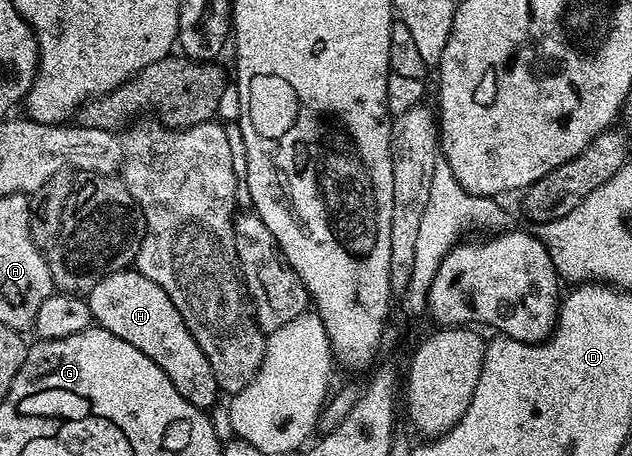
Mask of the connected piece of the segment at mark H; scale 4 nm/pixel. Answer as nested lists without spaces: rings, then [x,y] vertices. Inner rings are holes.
[[[128,268],[105,276],[86,299],[91,317],[99,327],[113,332],[113,336],[121,336],[121,340],[133,344],[137,352],[145,352],[145,356],[173,380],[173,388],[177,388],[185,400],[205,411],[210,411],[220,401],[219,381],[215,379],[213,368],[197,340],[193,340],[181,312],[177,312],[165,288],[153,284],[153,280],[140,274],[138,269]]]

